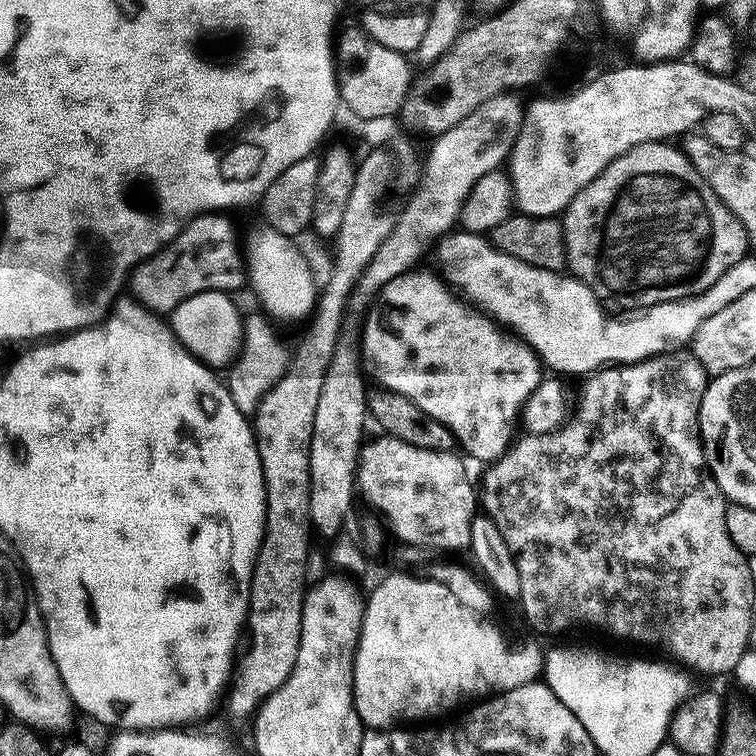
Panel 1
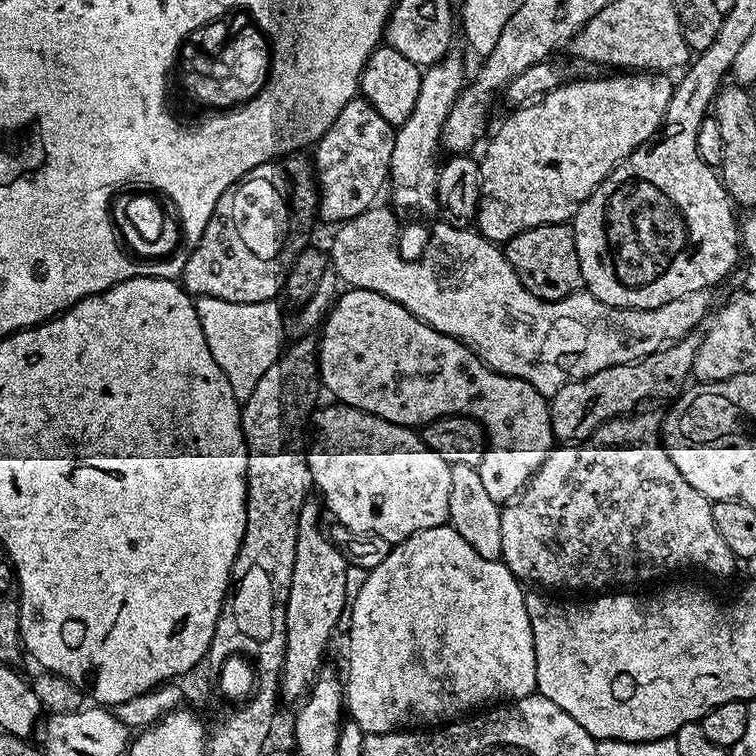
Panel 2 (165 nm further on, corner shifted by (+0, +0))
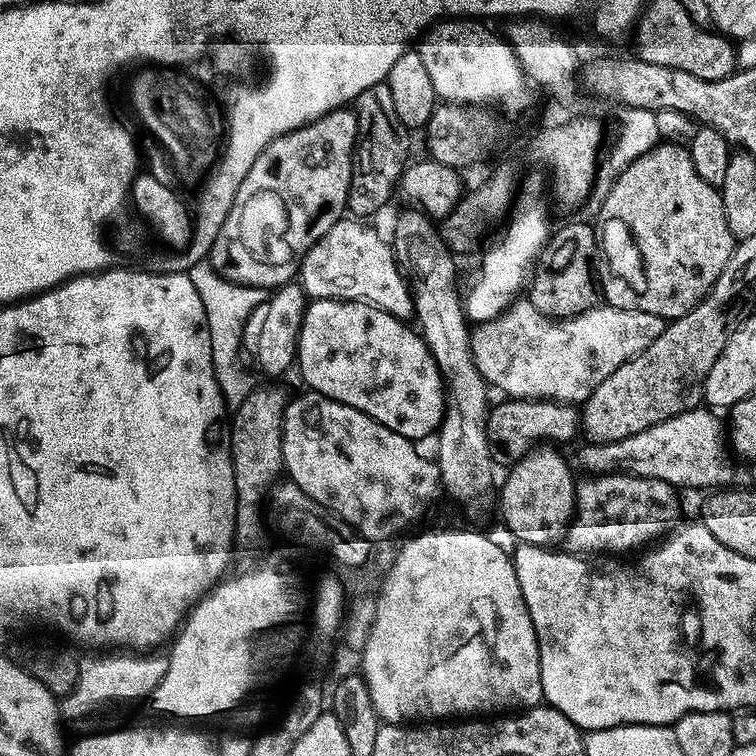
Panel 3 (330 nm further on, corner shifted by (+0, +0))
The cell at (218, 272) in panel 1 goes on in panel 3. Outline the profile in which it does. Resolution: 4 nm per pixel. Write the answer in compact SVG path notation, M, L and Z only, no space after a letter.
M345 106L333 108L326 115L308 121L291 133L290 140L288 136L277 136L270 145L271 151L286 151L288 142L292 140L296 153L292 160L287 160L284 156L271 156L271 151L266 150L254 166L250 166L244 187L238 190L234 206L230 214L226 214L226 222L222 222L222 230L218 230L218 238L214 238L210 253L212 268L222 274L222 278L235 284L248 284L252 288L275 290L281 284L289 283L299 273L304 255L345 215L357 134L355 111Z

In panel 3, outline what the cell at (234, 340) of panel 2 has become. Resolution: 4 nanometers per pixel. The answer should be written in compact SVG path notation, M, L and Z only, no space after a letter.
M208 262L194 265L186 274L190 282L194 282L194 290L198 290L198 298L202 298L202 306L206 310L216 381L224 395L224 403L229 409L235 410L238 406L242 406L242 402L246 402L246 398L254 391L247 370L240 365L240 343L244 340L244 327L247 326L252 311L256 307L259 309L267 301L269 289L252 288L248 284L230 282L222 278L222 274L218 274Z

